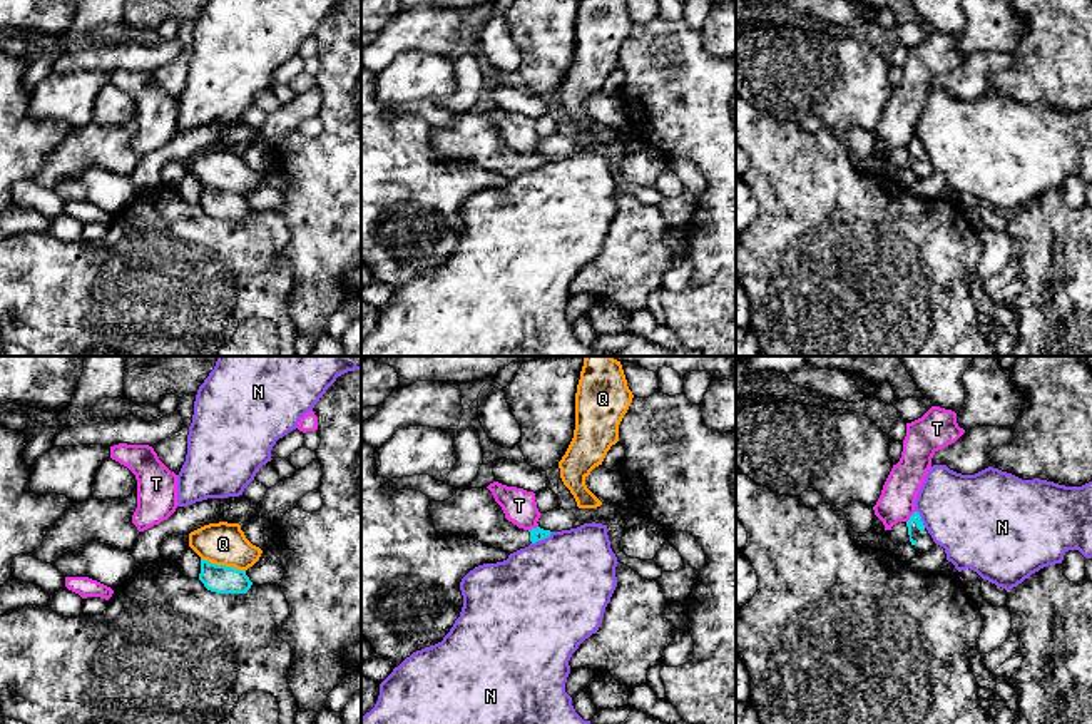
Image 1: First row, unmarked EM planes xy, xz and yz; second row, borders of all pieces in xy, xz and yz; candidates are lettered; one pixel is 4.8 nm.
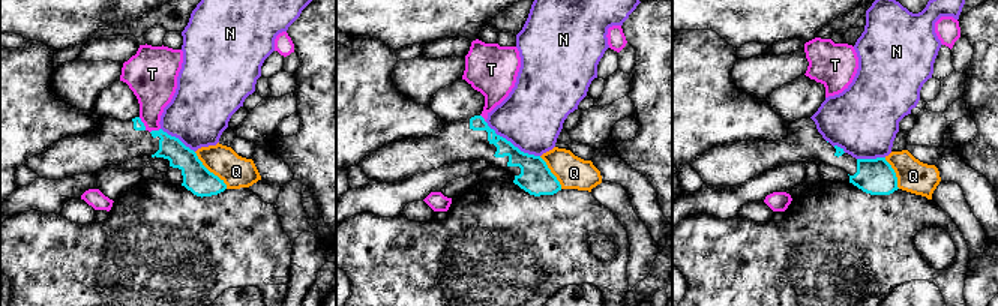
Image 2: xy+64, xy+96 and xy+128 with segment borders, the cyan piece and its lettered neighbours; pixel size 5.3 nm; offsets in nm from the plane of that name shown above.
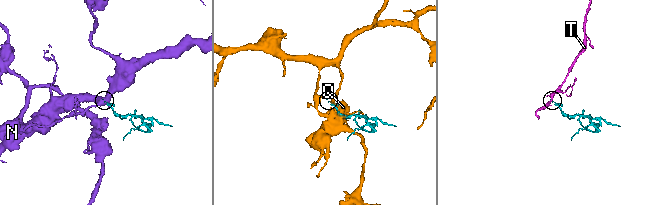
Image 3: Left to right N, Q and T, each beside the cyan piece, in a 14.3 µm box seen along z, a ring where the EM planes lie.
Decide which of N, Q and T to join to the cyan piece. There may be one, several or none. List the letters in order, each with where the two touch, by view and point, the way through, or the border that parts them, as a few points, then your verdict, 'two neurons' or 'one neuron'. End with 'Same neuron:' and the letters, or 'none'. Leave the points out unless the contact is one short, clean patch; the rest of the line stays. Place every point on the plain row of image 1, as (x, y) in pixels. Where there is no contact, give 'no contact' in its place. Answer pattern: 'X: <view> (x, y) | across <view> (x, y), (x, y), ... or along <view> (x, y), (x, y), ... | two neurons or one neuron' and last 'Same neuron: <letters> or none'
N: xz (542, 164) | along xz (552, 158), (532, 169) | two neurons
Q: xy (223, 191) | two neurons
T: yz (910, 142) | along yz (915, 137), (907, 147) | two neurons
Same neuron: none

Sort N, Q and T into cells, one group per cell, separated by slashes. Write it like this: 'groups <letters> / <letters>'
groups N / Q / T

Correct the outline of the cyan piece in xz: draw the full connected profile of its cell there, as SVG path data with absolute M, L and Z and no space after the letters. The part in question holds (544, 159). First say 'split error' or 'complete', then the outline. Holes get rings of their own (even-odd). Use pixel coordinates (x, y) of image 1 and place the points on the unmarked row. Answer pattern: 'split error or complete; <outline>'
split error; M487 112L455 114L452 124L430 127L428 135L436 157L446 162L475 164L507 179L525 174L552 159L540 152L523 156L508 147Z

